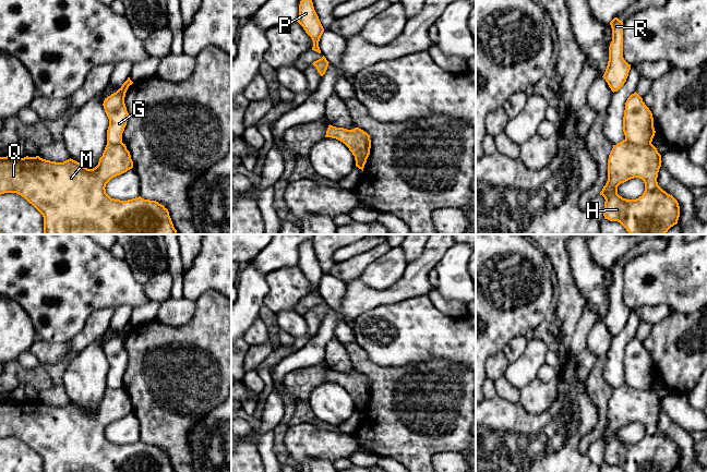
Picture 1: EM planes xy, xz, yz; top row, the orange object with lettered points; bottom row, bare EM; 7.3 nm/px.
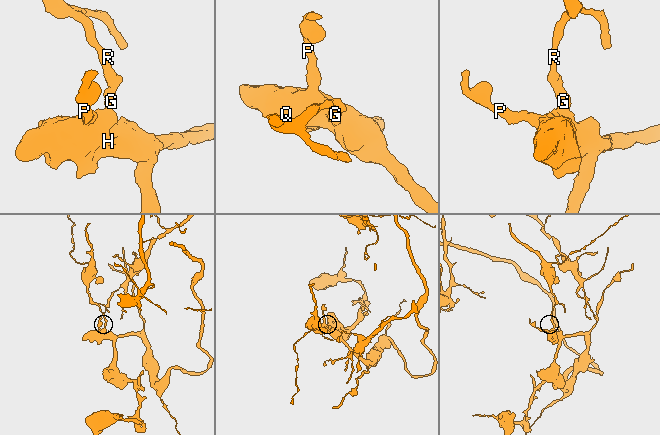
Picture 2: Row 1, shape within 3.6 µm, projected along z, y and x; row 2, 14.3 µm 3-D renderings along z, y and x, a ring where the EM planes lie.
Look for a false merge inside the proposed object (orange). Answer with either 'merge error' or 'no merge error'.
merge error

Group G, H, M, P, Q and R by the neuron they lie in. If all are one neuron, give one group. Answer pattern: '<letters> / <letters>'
G R / H M P Q

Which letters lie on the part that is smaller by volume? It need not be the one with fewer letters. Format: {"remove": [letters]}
{"remove": ["G", "R"]}

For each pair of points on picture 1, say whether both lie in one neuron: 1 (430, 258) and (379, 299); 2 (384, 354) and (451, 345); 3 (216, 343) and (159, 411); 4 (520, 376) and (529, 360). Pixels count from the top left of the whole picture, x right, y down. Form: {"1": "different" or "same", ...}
{"1": "same", "2": "same", "3": "same", "4": "same"}

